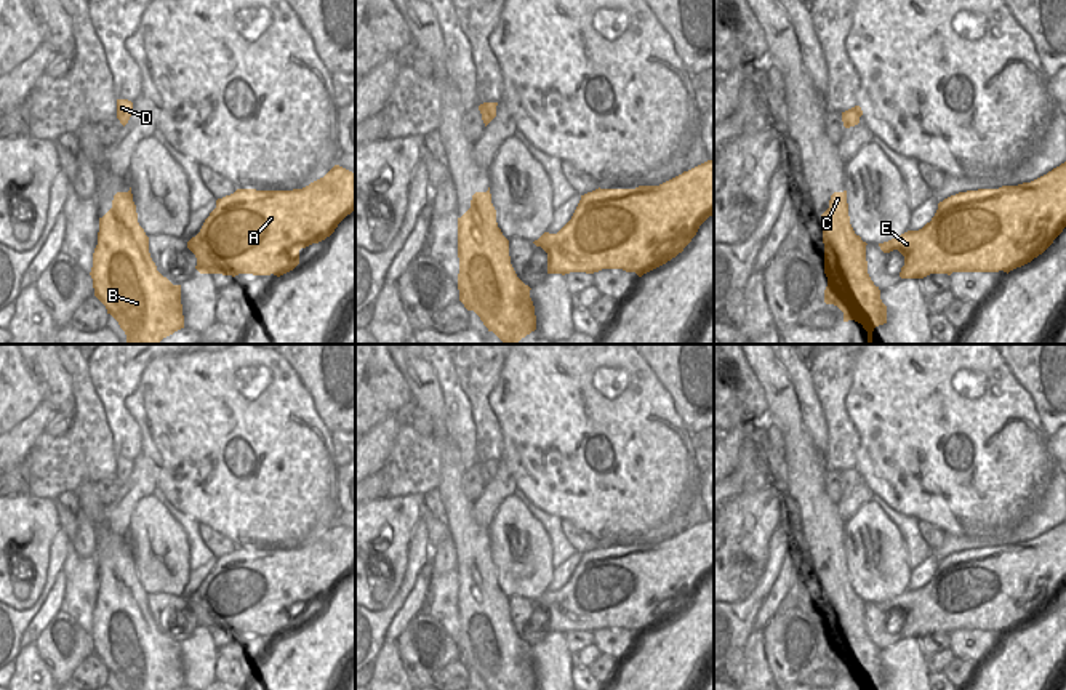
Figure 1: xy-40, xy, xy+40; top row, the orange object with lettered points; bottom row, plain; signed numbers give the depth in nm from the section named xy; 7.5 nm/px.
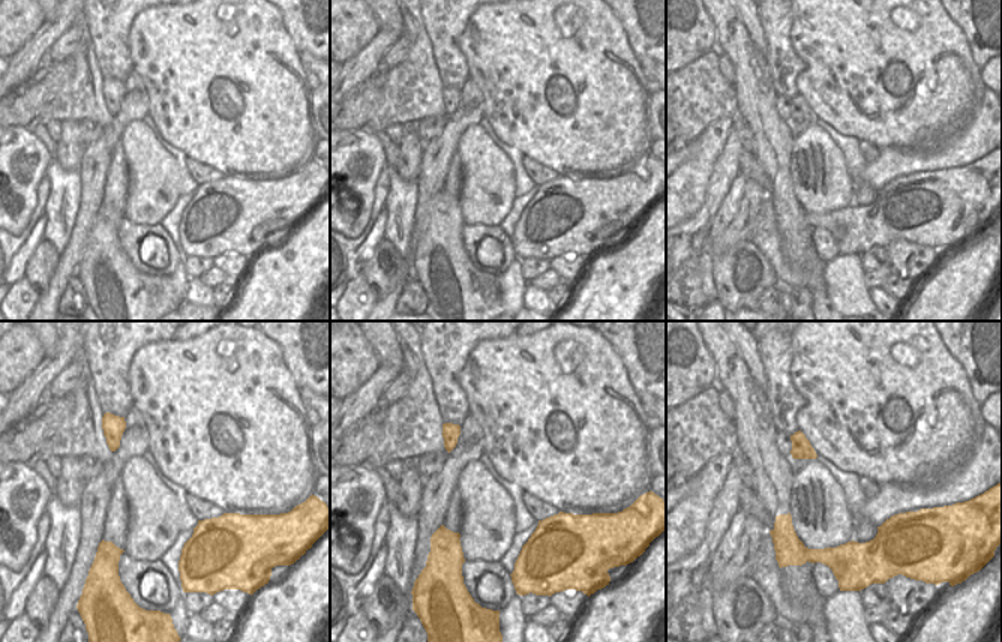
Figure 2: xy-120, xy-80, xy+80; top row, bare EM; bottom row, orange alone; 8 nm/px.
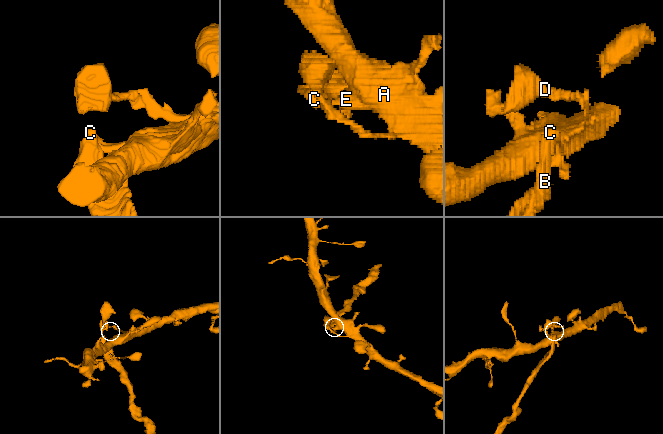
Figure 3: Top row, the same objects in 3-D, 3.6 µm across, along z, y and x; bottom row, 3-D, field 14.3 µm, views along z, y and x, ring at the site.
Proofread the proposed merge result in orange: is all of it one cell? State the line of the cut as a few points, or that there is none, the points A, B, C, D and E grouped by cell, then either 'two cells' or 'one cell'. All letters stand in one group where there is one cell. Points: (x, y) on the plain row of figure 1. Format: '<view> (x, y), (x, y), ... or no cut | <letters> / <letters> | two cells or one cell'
xy-40 (111, 567), (119, 578), (133, 578), (136, 575) | A C D E / B | two cells

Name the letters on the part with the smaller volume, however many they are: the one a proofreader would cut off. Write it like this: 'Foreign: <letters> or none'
Foreign: B.

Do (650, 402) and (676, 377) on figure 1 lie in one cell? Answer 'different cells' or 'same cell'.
different cells

